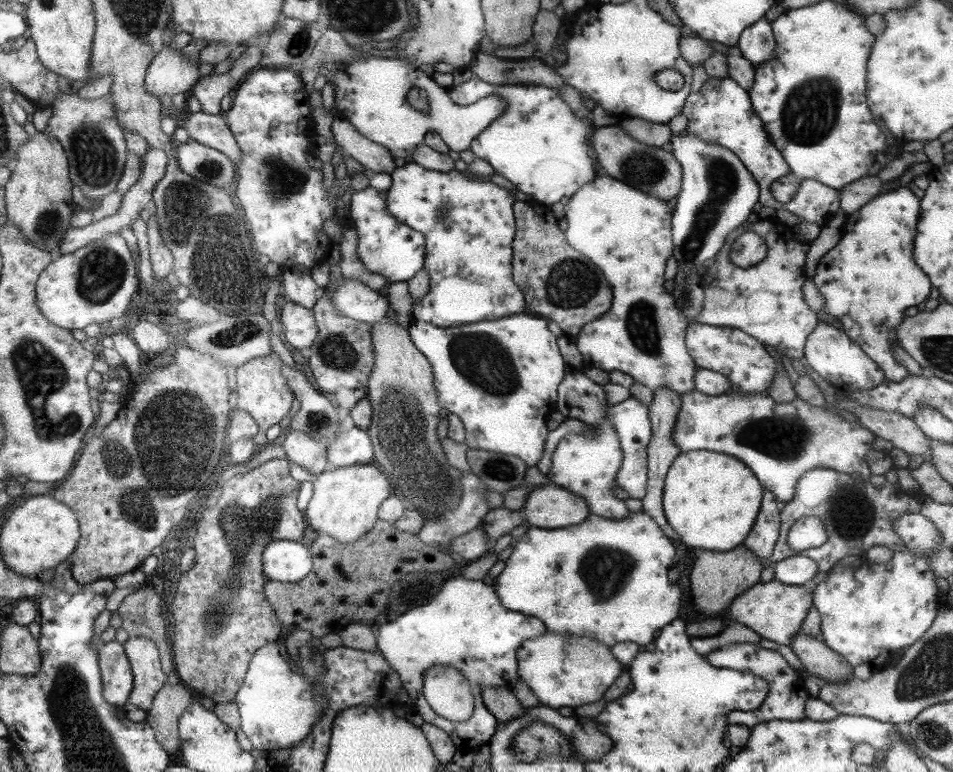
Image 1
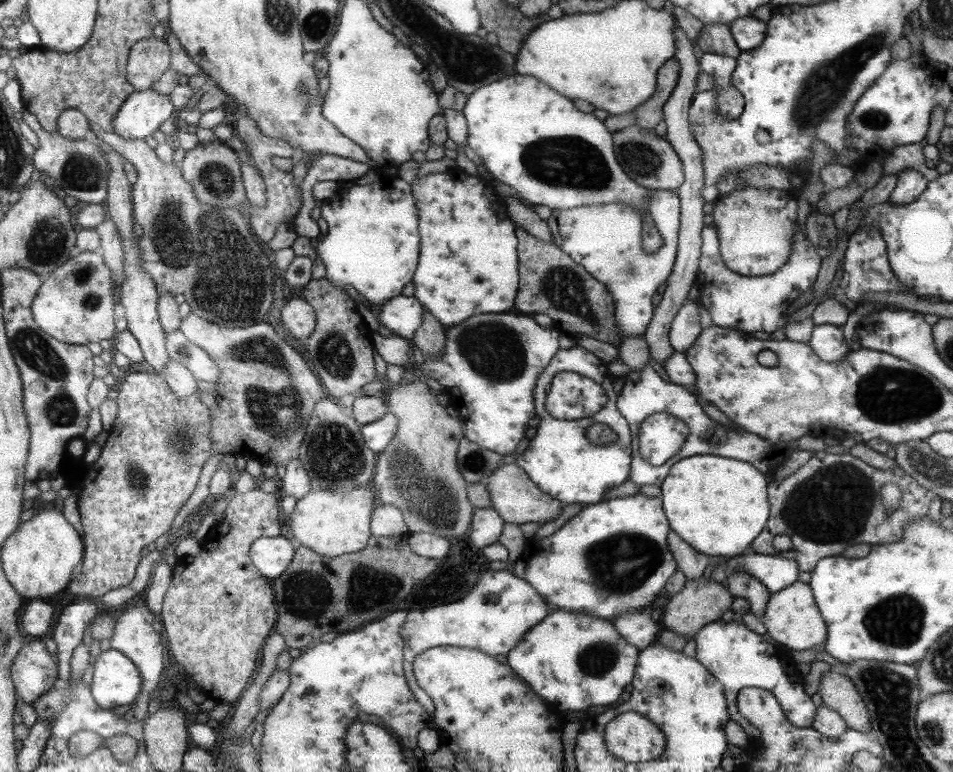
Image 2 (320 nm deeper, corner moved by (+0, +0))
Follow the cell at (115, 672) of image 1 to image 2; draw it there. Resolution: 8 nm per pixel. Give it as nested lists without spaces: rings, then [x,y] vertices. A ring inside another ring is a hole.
[[[119,650],[99,656],[94,666],[92,694],[105,710],[132,705],[141,695],[144,676],[136,664]]]

